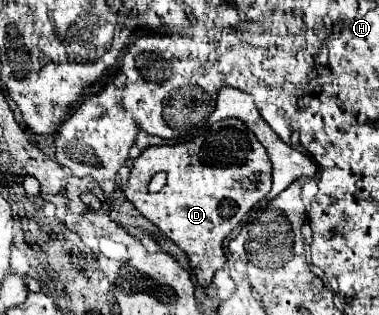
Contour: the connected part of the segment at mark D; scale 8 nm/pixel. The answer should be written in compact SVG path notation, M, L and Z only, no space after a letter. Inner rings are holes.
M224 119L216 123L216 133L200 135L194 141L178 143L178 145L150 145L146 147L138 159L130 165L130 179L124 185L124 195L134 207L150 219L154 225L160 227L190 259L190 267L194 269L196 281L200 287L208 287L212 281L214 271L224 267L226 255L222 249L224 237L240 225L242 217L262 199L268 195L272 187L272 163L262 147L262 143L246 129L246 125L238 119ZM166 171L168 181L158 193L150 193L148 183L154 173Z

